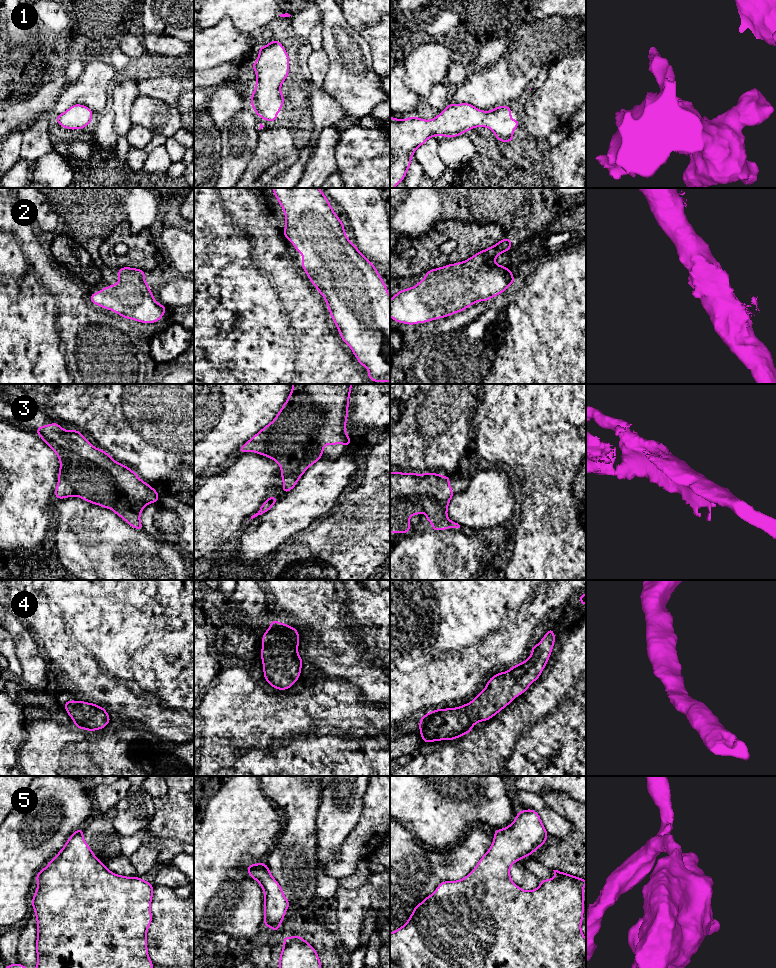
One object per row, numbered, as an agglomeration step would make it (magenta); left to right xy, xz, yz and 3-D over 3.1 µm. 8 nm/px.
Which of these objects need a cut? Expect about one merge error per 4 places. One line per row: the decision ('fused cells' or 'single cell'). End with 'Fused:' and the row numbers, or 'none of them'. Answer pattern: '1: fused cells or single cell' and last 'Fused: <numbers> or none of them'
1: single cell
2: single cell
3: single cell
4: single cell
5: single cell
Fused: none of them

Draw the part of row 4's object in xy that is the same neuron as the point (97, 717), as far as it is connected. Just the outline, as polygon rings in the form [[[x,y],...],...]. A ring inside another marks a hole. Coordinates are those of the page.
[[[65,701],[67,714],[72,718],[75,727],[86,729],[89,732],[103,729],[110,723],[110,716],[106,709],[94,703],[84,701]]]

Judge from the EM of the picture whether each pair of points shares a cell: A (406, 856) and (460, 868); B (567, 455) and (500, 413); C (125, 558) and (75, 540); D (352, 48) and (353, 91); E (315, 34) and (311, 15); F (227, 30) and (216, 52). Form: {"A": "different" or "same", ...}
{"A": "same", "B": "different", "C": "same", "D": "same", "E": "different", "F": "same"}

